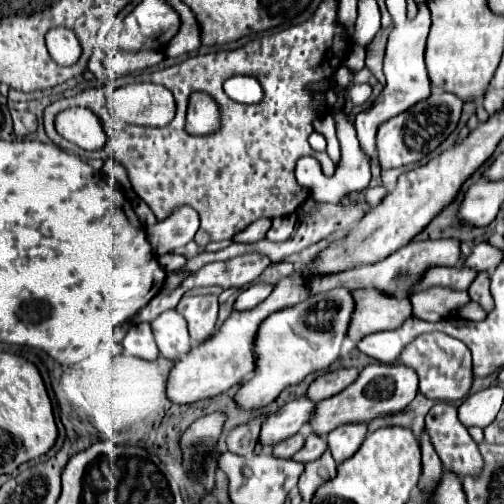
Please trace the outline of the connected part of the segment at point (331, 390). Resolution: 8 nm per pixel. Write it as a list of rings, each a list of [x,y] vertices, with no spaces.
[[[336,369],[336,371],[328,371],[322,377],[312,381],[312,385],[308,387],[308,399],[318,403],[318,401],[324,401],[328,397],[334,397],[336,393],[340,393],[348,385],[352,385],[358,375],[360,375],[360,369]]]

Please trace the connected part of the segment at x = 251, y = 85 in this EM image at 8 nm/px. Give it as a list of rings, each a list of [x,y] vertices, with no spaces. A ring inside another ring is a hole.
[[[234,75],[224,83],[224,91],[230,99],[238,103],[260,103],[264,99],[264,91],[260,89],[260,83],[256,77],[250,75]]]

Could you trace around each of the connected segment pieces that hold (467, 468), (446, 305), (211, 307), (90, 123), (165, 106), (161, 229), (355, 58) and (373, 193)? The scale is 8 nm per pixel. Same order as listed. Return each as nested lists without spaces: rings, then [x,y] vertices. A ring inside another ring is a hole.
[[[436,403],[430,413],[426,415],[426,433],[428,437],[432,439],[432,445],[444,465],[446,471],[452,471],[460,477],[464,475],[480,475],[482,473],[482,467],[484,467],[484,459],[480,457],[480,451],[478,451],[478,445],[474,443],[474,439],[470,437],[468,429],[460,423],[458,419],[458,413],[456,413],[456,407],[452,403]]]
[[[432,287],[426,291],[418,291],[410,297],[412,313],[424,321],[438,321],[446,317],[452,307],[462,307],[470,303],[466,291],[454,291],[446,287]]]
[[[184,295],[176,311],[186,319],[192,341],[204,343],[216,333],[216,321],[218,321],[216,295],[196,295],[196,297]]]
[[[82,107],[76,109],[68,109],[62,115],[56,117],[56,131],[66,137],[68,141],[76,143],[82,149],[94,151],[94,149],[102,149],[106,135],[102,129],[100,119]]]
[[[132,83],[126,87],[118,87],[110,91],[108,103],[114,103],[114,111],[118,111],[118,119],[128,125],[148,125],[148,127],[164,127],[174,117],[174,97],[168,89],[154,83]]]
[[[180,207],[166,221],[147,229],[147,238],[156,256],[172,252],[193,240],[200,219],[192,207]]]
[[[352,43],[352,49],[348,51],[348,57],[344,59],[342,65],[348,65],[348,69],[352,69],[352,73],[360,71],[364,67],[364,47],[360,47],[358,43]]]
[[[384,186],[368,188],[365,193],[365,201],[372,207],[378,206],[382,202],[386,194],[387,191]]]

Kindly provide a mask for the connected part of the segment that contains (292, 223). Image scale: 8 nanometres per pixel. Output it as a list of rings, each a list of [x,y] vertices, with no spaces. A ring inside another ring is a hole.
[[[292,213],[288,217],[277,217],[272,219],[270,231],[266,233],[266,239],[270,241],[286,241],[292,237],[292,231],[296,229],[298,215]]]

